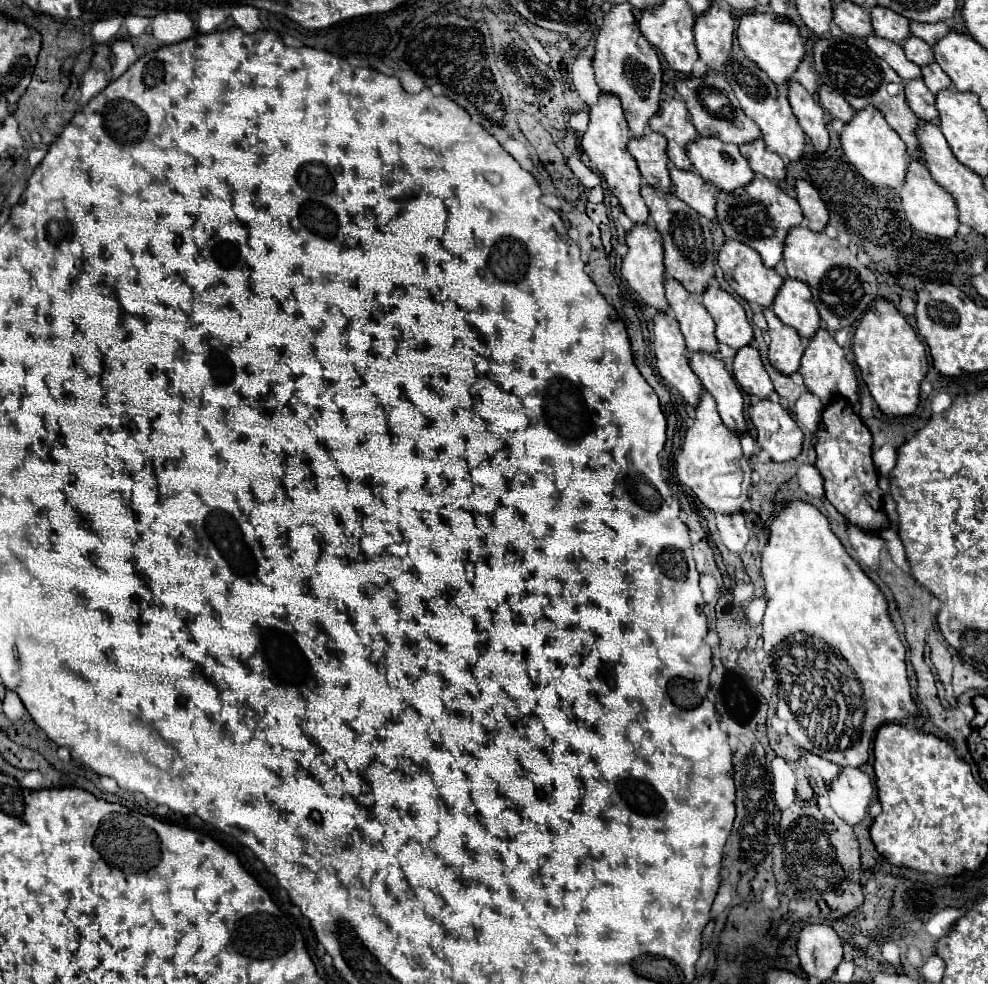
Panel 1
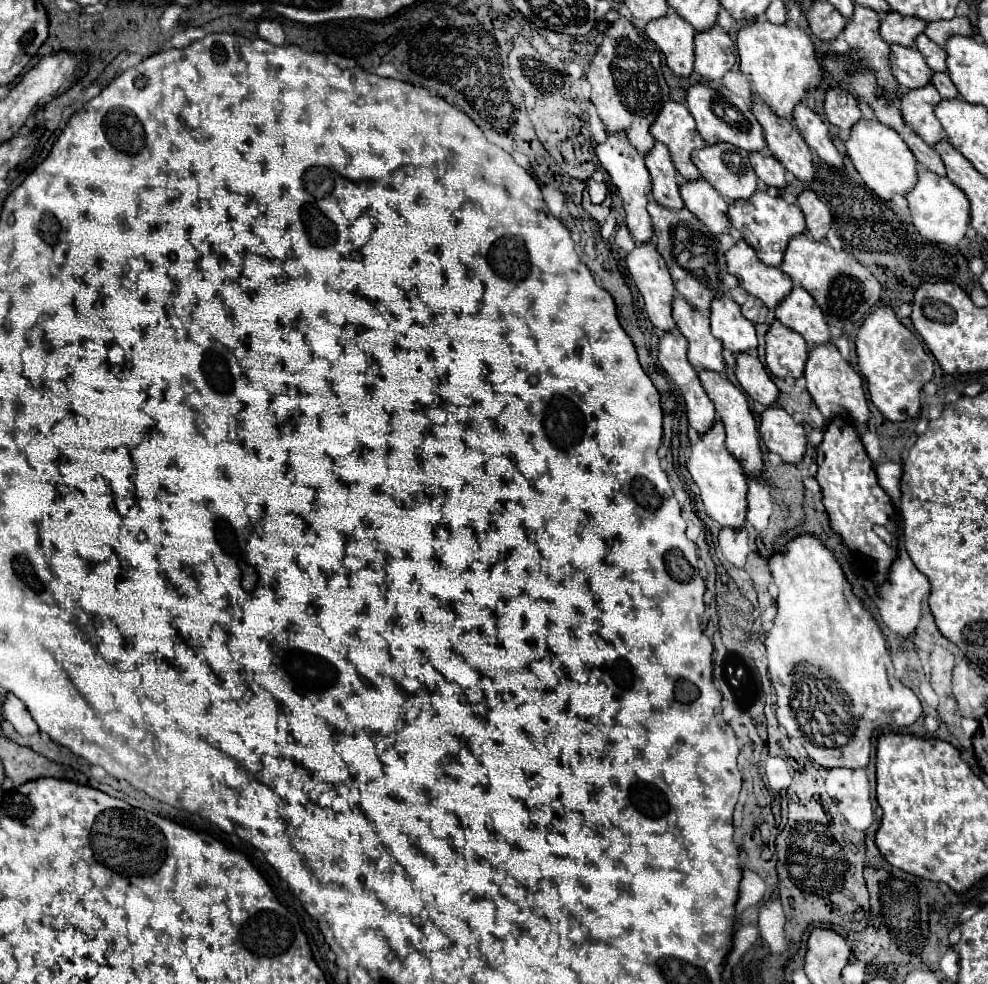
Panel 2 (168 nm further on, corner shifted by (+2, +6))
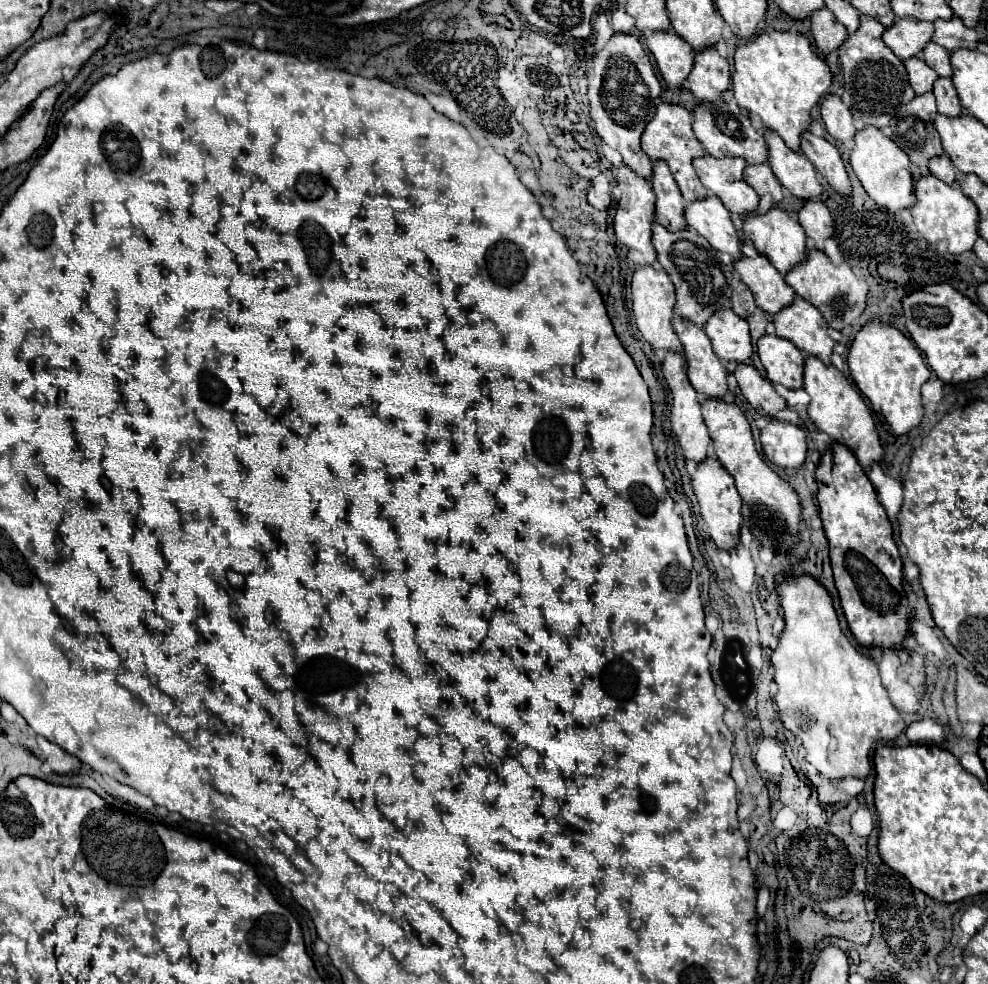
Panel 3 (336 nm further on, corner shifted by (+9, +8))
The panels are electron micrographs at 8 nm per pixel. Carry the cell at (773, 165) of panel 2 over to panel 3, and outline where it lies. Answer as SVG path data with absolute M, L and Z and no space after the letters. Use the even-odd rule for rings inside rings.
M762 163L762 165L748 165L744 169L744 179L748 185L754 187L754 191L758 195L764 195L764 193L770 193L772 195L772 201L778 203L782 199L782 185L780 181L774 177L772 169Z

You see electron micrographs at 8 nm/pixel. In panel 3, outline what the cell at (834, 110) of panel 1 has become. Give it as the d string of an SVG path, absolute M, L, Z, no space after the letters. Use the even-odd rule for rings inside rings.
M828 95L822 101L820 115L826 125L826 131L838 141L850 141L858 131L852 125L852 111L842 103L838 95Z

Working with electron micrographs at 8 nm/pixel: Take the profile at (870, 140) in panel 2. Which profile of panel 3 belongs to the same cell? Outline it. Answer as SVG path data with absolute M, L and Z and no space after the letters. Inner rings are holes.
M864 127L854 137L854 149L850 155L850 165L860 179L866 193L876 201L878 207L896 213L902 209L910 209L916 203L914 197L914 181L910 173L910 159L904 155L904 151L888 139L880 129L876 127Z

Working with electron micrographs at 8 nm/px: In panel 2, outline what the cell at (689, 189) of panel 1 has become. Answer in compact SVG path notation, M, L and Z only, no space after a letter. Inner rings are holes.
M699 177L695 181L683 181L679 189L685 207L697 215L713 235L729 231L727 201L715 191L715 187L711 187L711 183Z

